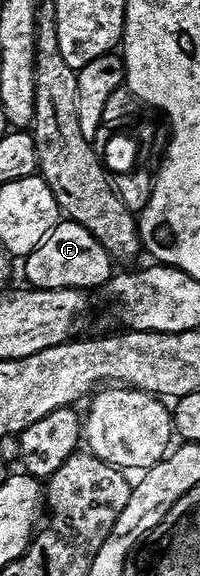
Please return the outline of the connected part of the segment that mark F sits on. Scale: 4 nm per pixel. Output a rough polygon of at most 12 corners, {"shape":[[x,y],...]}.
{"shape":[[68,218],[23,264],[43,290],[108,285],[115,261]]}

